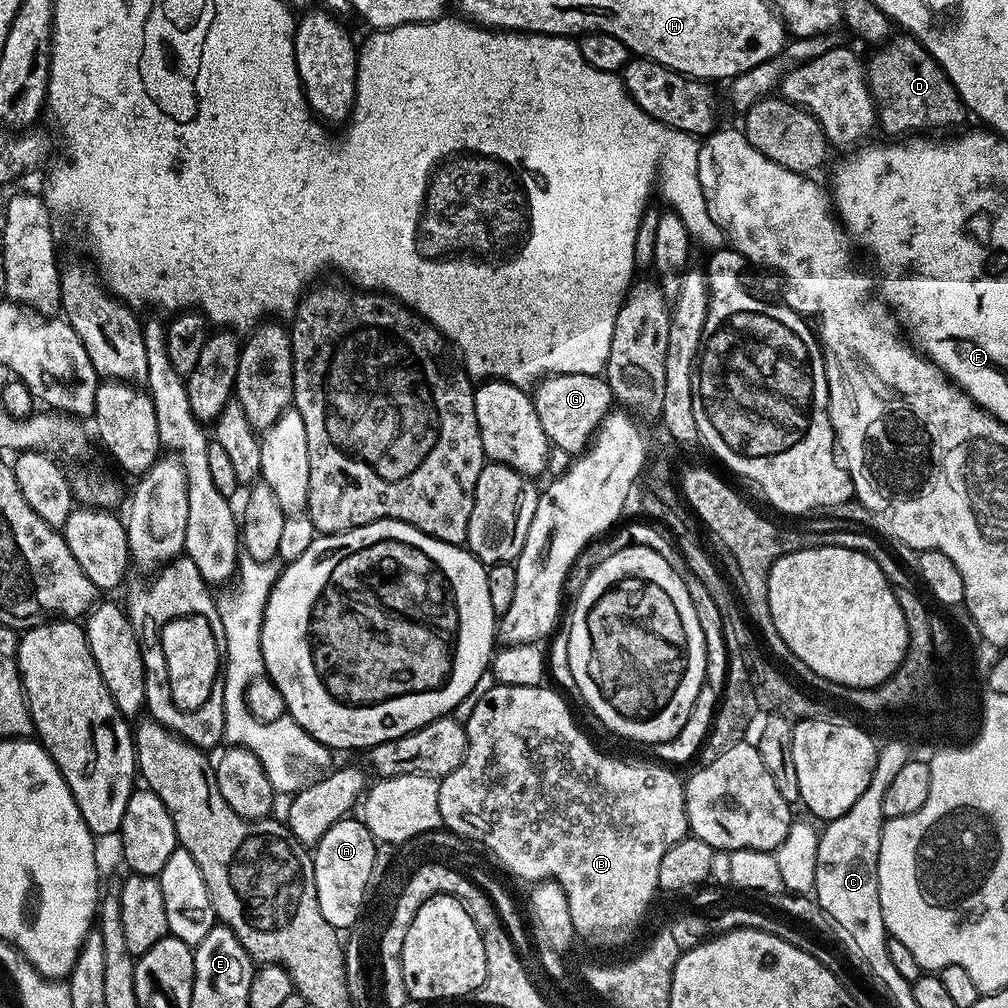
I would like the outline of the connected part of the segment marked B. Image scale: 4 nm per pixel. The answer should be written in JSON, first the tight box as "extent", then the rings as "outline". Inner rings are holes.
{"extent":[438,683,689,933],"outline":[[[493,683],[491,687],[488,689],[485,687],[475,697],[476,705],[469,710],[468,720],[463,721],[468,749],[462,762],[454,770],[450,770],[450,774],[439,777],[438,810],[441,825],[469,842],[476,844],[478,842],[482,847],[489,848],[493,852],[494,860],[508,864],[504,872],[511,874],[517,881],[558,881],[566,894],[566,902],[570,902],[570,918],[577,933],[616,932],[619,928],[628,928],[631,924],[638,923],[647,914],[648,907],[651,906],[652,899],[660,888],[658,865],[662,863],[662,854],[666,854],[666,850],[670,850],[674,842],[689,835],[684,801],[684,780],[676,777],[671,767],[660,762],[643,764],[640,760],[619,760],[616,756],[607,756],[606,753],[599,752],[592,745],[591,738],[576,725],[576,720],[568,709],[569,701],[555,687],[506,686],[497,683]]]}

